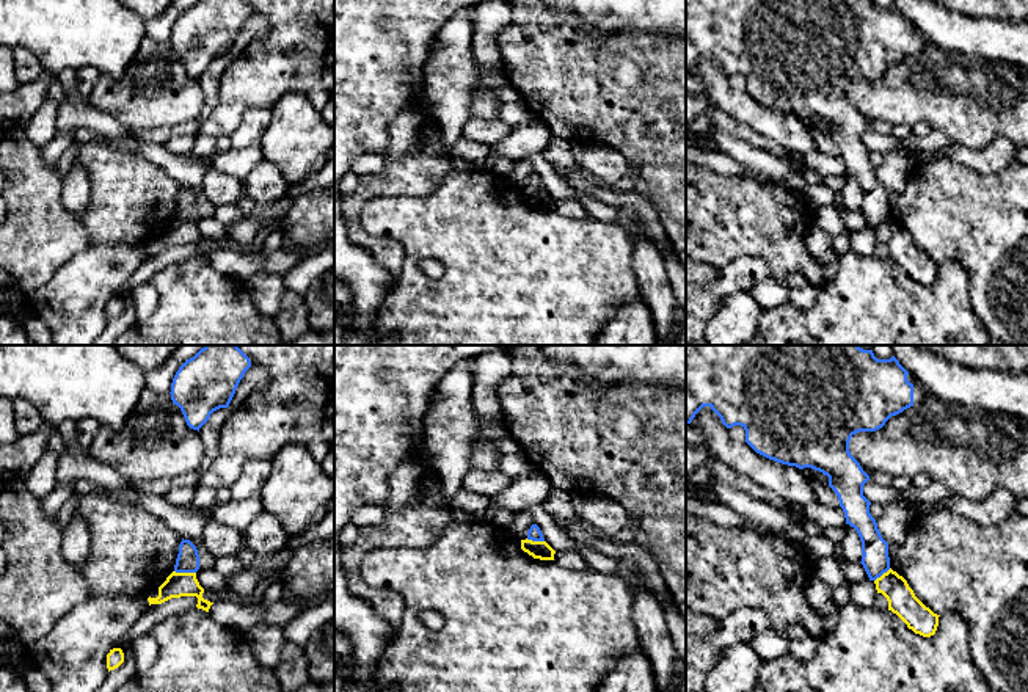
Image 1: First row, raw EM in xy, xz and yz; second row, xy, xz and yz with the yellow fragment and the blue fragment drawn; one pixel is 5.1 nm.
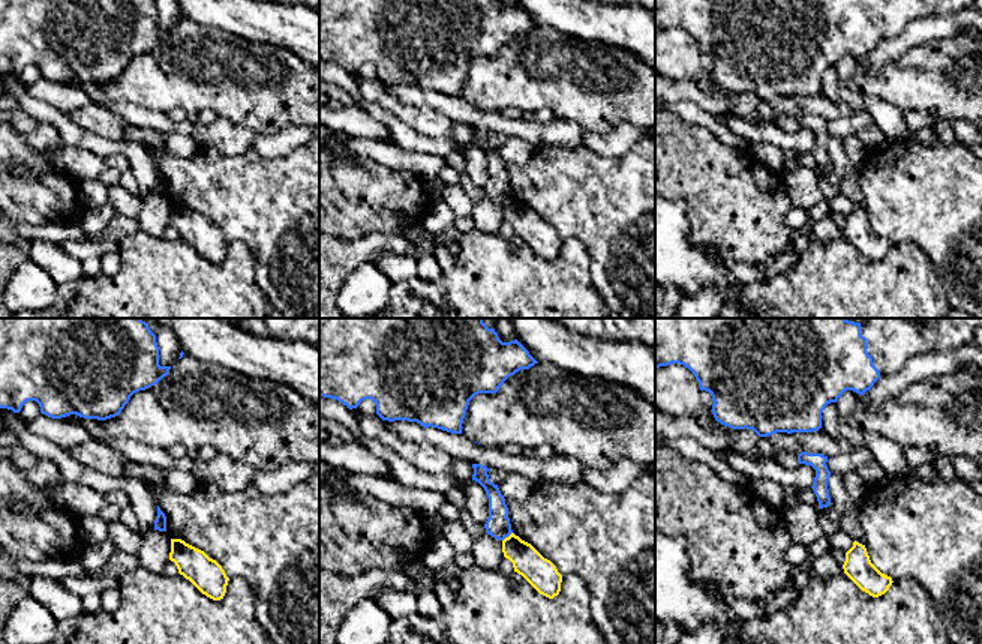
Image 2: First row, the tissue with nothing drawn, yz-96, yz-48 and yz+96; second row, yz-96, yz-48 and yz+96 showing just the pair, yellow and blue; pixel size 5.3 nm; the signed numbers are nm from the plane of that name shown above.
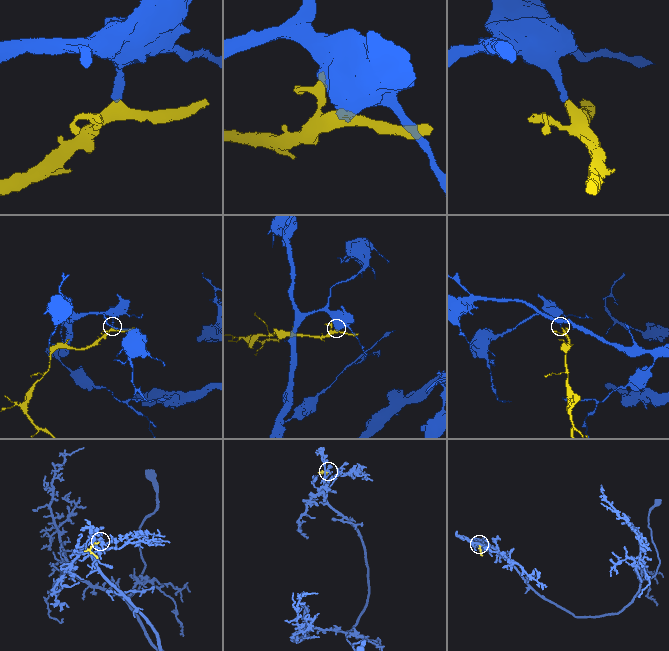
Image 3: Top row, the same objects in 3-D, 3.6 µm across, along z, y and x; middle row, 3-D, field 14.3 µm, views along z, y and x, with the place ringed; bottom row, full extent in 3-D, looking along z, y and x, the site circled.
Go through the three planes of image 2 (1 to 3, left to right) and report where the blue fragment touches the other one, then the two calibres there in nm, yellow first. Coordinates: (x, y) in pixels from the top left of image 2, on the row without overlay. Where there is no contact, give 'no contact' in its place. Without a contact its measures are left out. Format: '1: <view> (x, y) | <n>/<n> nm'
1: no contact
2: yz-48 (508, 200) | 160/130 nm
3: no contact

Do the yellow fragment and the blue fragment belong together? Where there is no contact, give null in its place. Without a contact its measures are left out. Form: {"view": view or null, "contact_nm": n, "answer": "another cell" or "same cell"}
{"view": "xy", "contact_nm": 110, "answer": "another cell"}

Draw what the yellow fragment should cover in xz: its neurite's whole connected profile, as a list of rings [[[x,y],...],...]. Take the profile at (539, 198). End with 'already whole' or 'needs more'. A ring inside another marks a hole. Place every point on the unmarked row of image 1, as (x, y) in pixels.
[[[521,188],[521,198],[540,209],[554,209],[556,199],[546,190]]]; already whole

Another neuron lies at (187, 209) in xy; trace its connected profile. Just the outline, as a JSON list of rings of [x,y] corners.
[[[184,188],[179,193],[179,202],[176,207],[176,221],[196,221],[199,218],[199,202],[196,195],[190,188]]]

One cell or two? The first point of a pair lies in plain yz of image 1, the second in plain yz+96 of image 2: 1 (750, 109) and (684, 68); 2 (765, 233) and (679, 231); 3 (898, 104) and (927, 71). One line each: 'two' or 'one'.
1: one
2: two
3: one

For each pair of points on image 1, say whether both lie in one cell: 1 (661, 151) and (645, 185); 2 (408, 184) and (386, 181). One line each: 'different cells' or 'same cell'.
1: same cell
2: same cell

